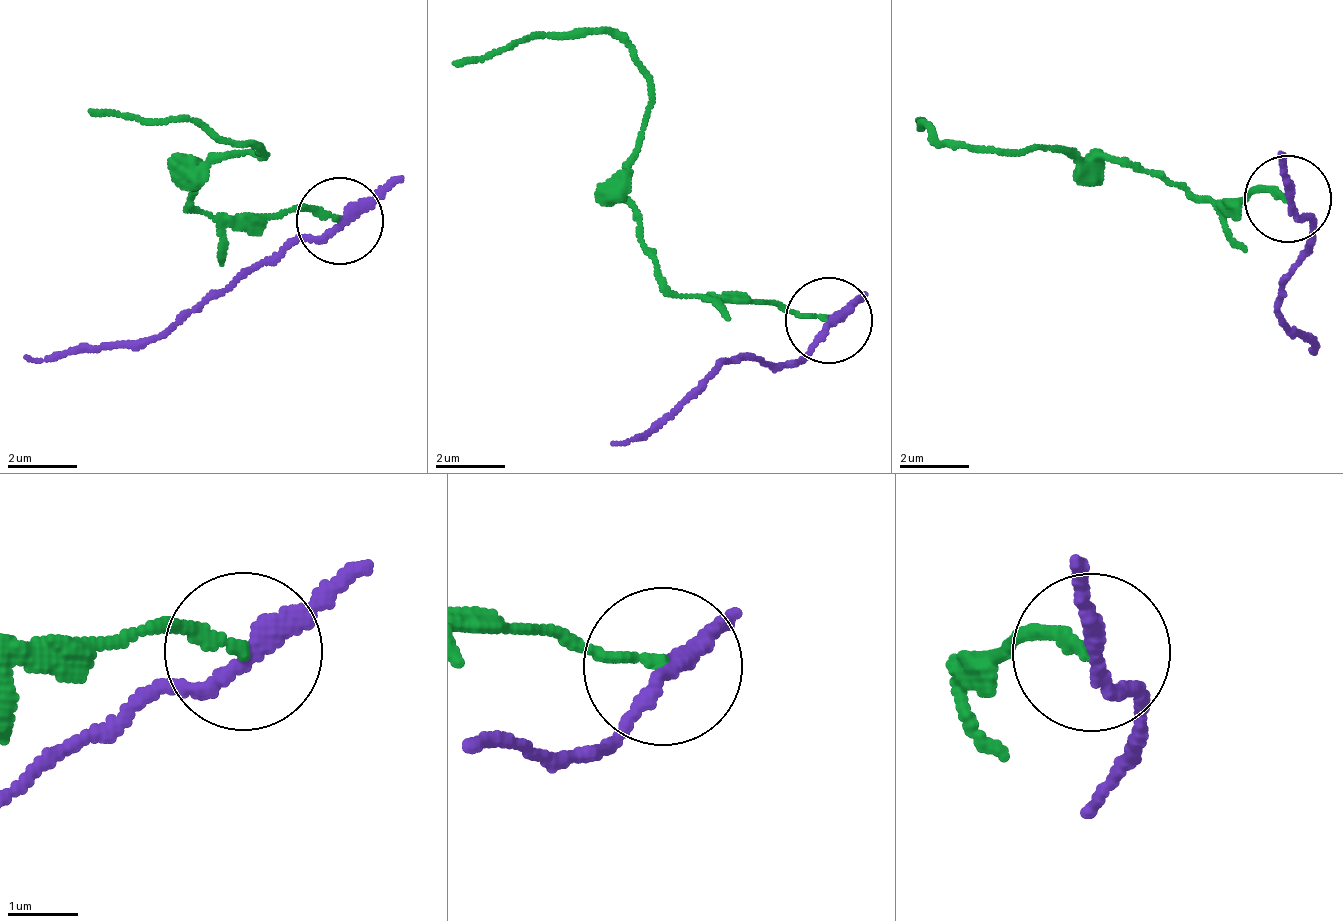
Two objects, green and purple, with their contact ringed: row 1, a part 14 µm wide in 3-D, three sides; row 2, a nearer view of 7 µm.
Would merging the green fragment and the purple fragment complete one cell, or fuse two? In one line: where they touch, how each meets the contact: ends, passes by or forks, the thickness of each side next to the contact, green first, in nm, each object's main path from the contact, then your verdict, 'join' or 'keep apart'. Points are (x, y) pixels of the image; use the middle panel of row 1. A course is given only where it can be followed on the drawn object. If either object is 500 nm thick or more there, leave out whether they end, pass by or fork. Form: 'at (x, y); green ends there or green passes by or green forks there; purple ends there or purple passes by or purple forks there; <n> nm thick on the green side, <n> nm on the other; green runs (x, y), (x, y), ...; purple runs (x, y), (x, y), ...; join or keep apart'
at (829, 320); green ends there; purple passes by; 150 nm thick on the green side, 220 nm on the other; green runs (828, 322), (690, 293), (659, 276), (622, 199), (647, 70), (611, 35), (521, 34), (453, 68); purple runs (828, 322), (800, 363), (721, 359), (648, 433), (607, 441); keep apart

